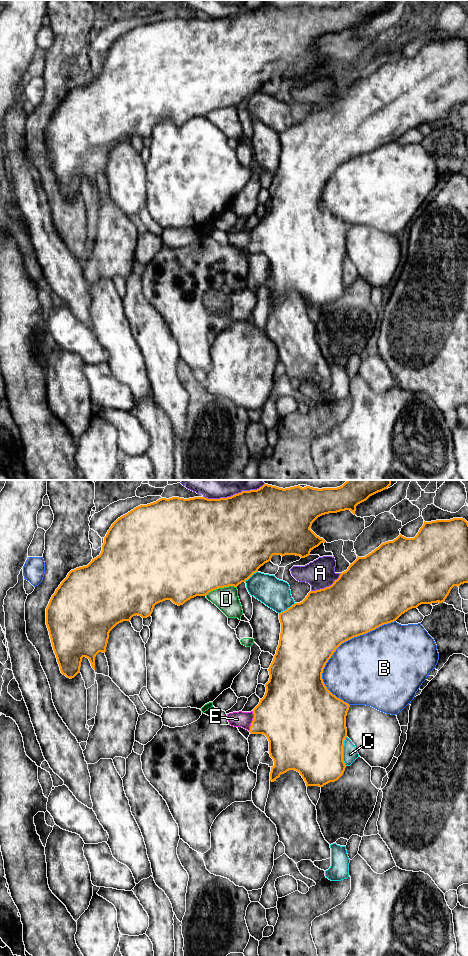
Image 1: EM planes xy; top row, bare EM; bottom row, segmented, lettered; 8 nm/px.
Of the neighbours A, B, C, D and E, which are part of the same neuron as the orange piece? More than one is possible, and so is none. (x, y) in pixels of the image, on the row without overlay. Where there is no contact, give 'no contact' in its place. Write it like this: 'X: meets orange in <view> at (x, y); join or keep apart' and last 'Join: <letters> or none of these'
A: meets orange in xy at (326, 107); keep apart
B: meets orange in xy at (342, 162); keep apart
C: meets orange in xy at (342, 271); keep apart
D: meets orange in xy at (220, 107); keep apart
E: meets orange in xy at (252, 241); join
Join: E

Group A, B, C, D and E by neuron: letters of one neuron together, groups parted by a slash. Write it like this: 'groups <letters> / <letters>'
groups A / B / C / D / E

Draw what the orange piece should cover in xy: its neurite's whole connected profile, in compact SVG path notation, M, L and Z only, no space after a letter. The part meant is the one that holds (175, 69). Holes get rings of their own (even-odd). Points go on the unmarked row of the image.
M347 0L342 6L337 8L313 8L298 6L290 8L279 8L276 6L264 4L257 10L242 11L231 17L220 19L208 19L205 17L194 17L189 19L172 17L169 19L161 18L156 22L140 25L127 34L118 38L108 50L104 57L102 71L99 76L83 87L71 90L67 97L61 102L55 113L52 115L46 128L46 145L49 151L52 167L60 187L60 191L67 198L74 198L80 193L82 178L89 179L92 188L95 190L95 177L99 172L106 172L110 151L123 141L130 141L133 136L147 138L151 136L154 126L165 120L171 120L174 124L180 126L196 116L206 116L209 112L218 108L229 106L237 107L242 102L248 100L265 83L269 82L273 75L296 75L305 78L310 72L326 61L317 56L310 48L312 43L320 36L350 30L354 35L356 26L366 21L370 16L387 9L391 5L391 0Z

